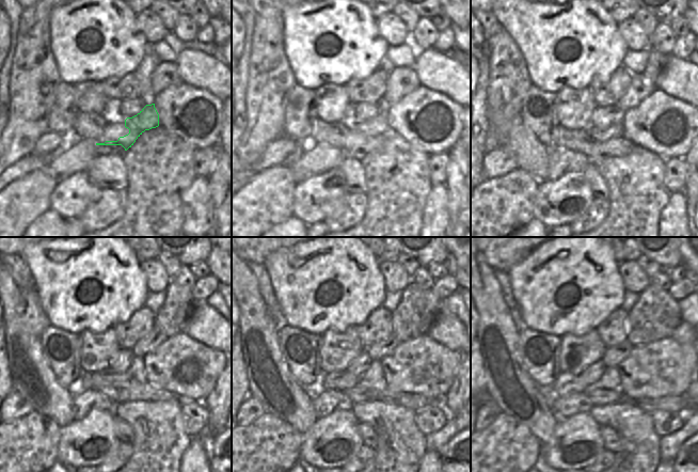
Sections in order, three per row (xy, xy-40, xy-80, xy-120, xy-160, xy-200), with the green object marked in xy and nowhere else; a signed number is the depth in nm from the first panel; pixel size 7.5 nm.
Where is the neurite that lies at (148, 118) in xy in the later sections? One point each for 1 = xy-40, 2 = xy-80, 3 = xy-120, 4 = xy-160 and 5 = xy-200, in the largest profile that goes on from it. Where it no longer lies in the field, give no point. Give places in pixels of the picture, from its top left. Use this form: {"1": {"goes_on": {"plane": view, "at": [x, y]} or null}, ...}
{"1": {"goes_on": {"plane": "xy-40", "at": [378, 125]}}, "2": {"goes_on": {"plane": "xy-80", "at": [615, 130]}}, "3": {"goes_on": {"plane": "xy-120", "at": [106, 377]}}, "4": {"goes_on": {"plane": "xy-160", "at": [338, 380]}}, "5": {"goes_on": {"plane": "xy-200", "at": [565, 383]}}}

